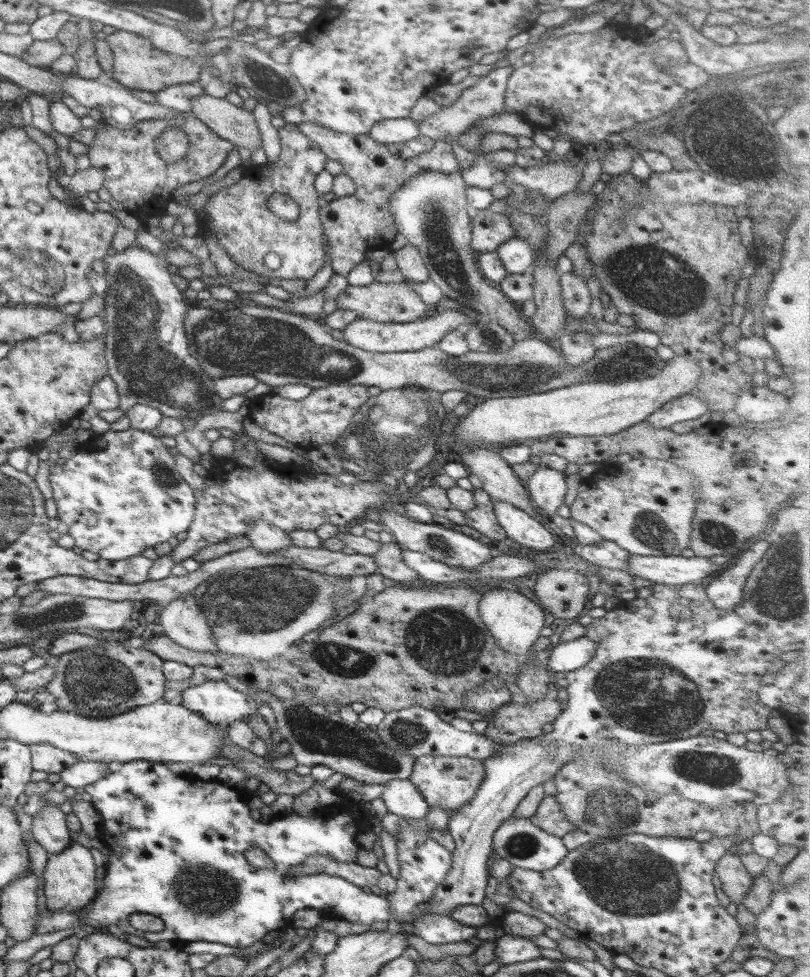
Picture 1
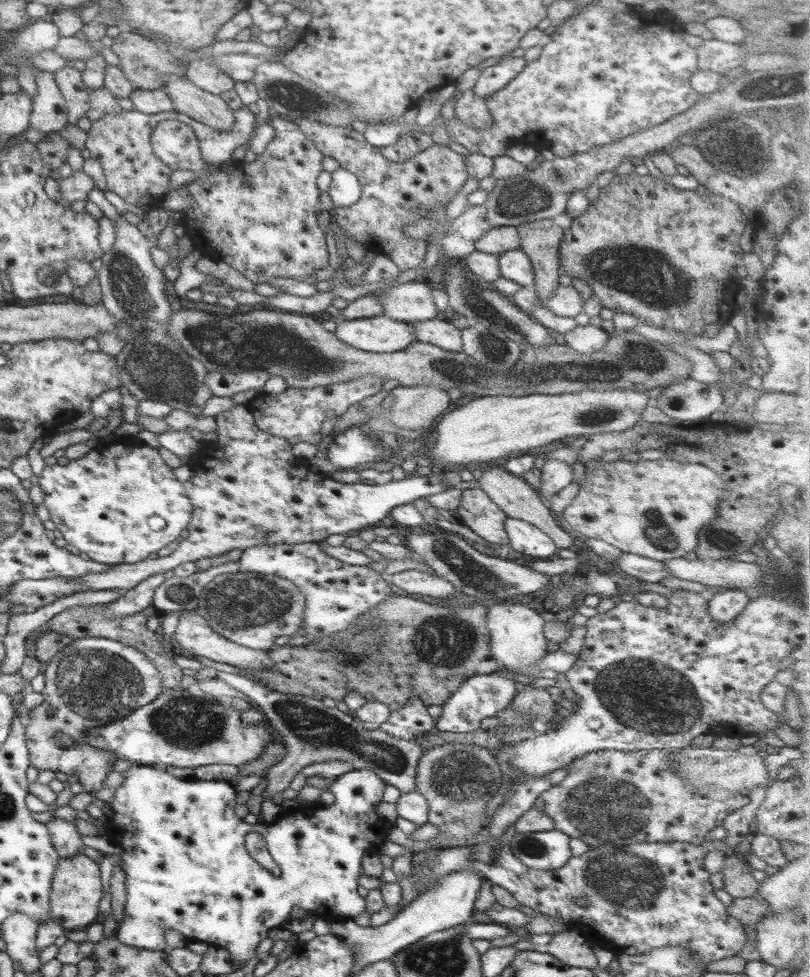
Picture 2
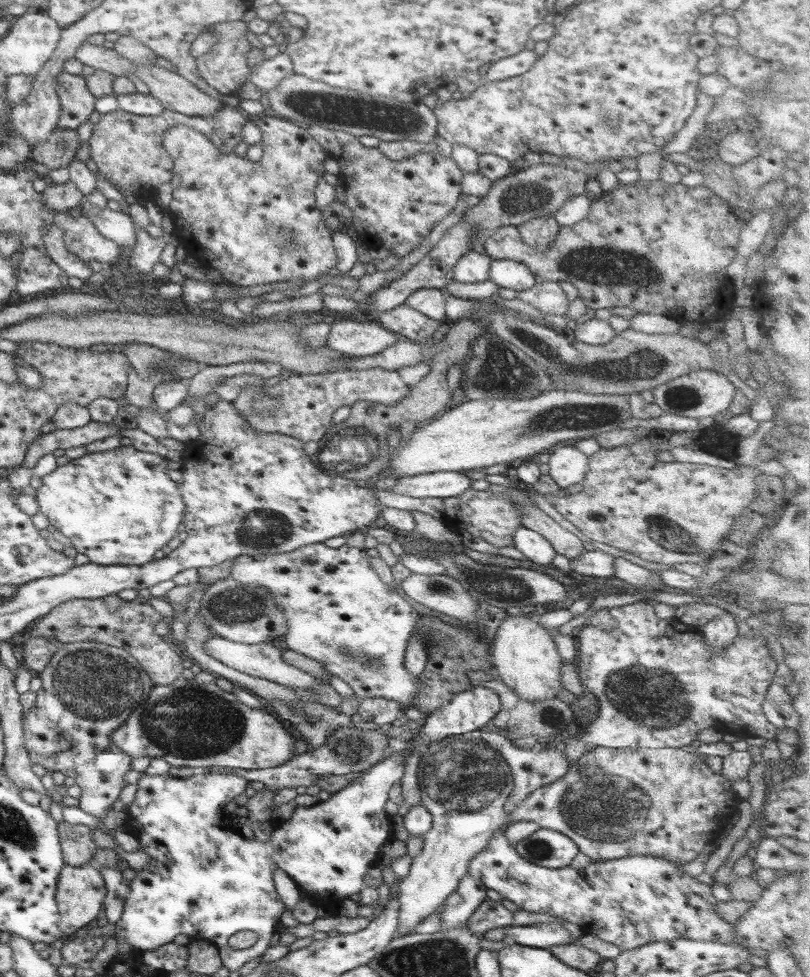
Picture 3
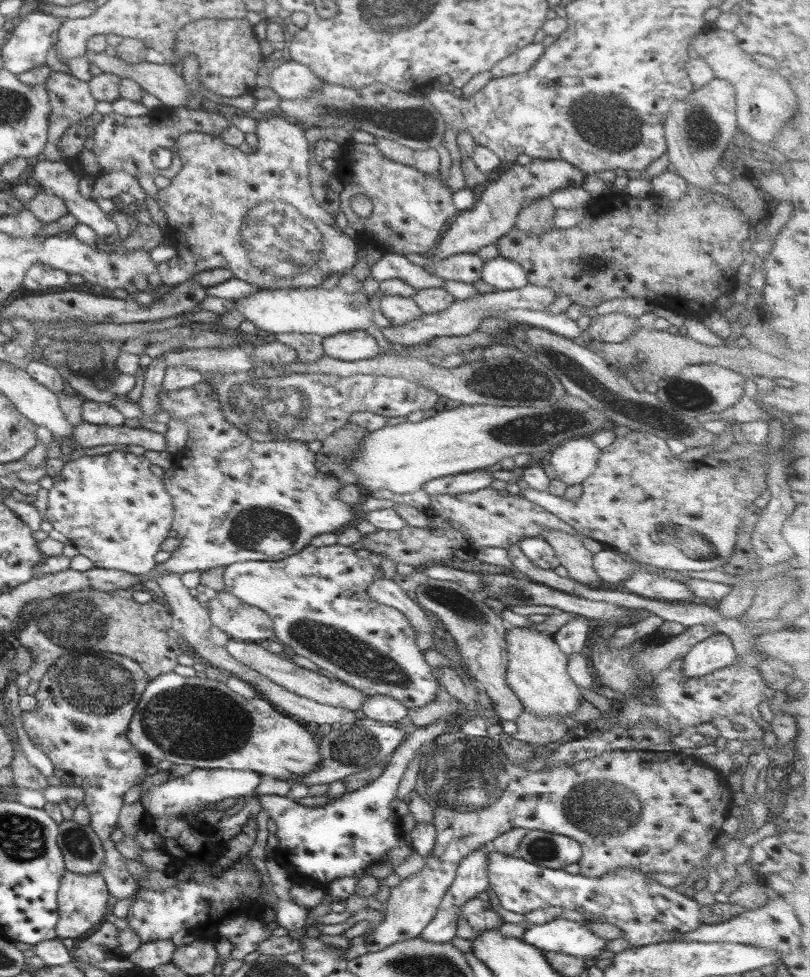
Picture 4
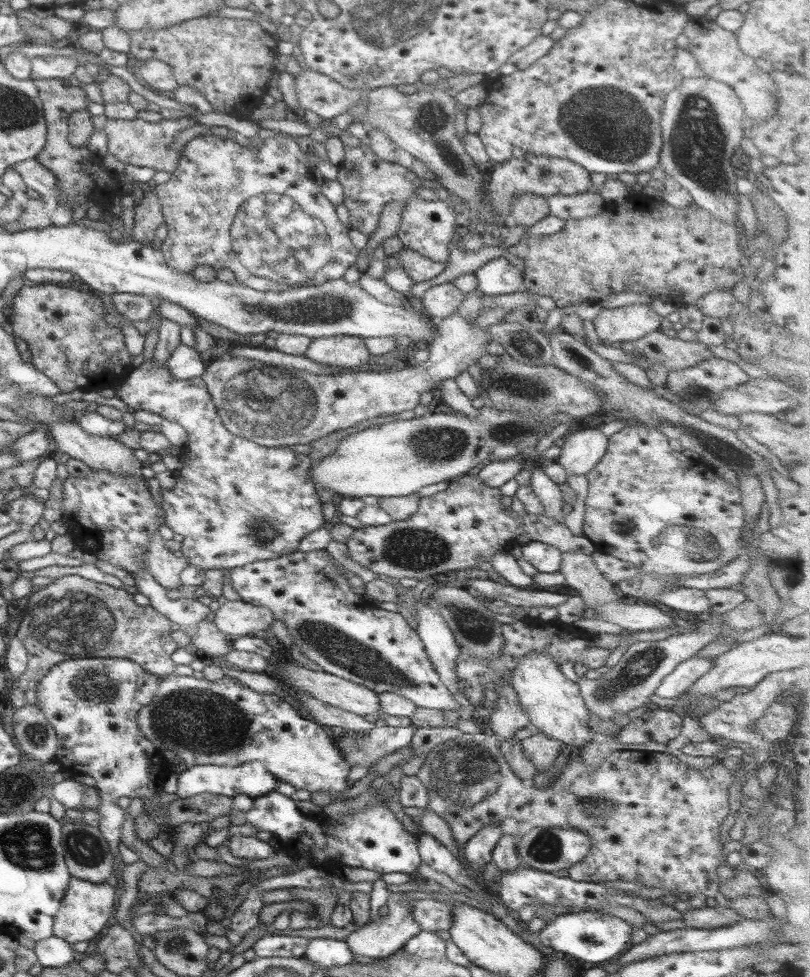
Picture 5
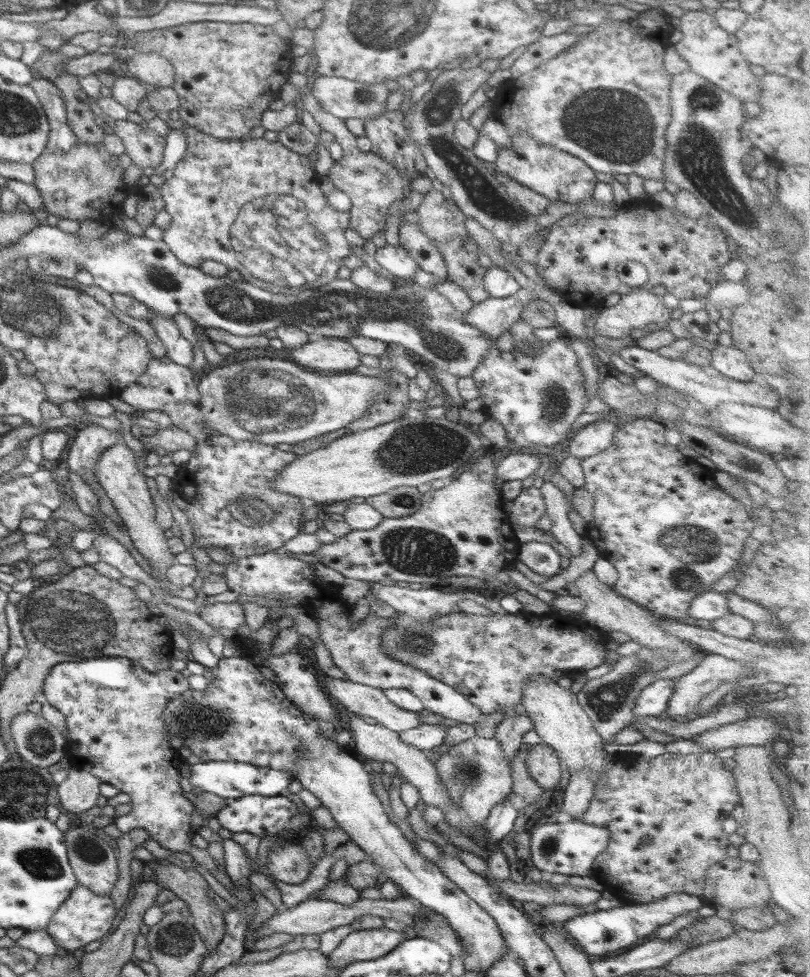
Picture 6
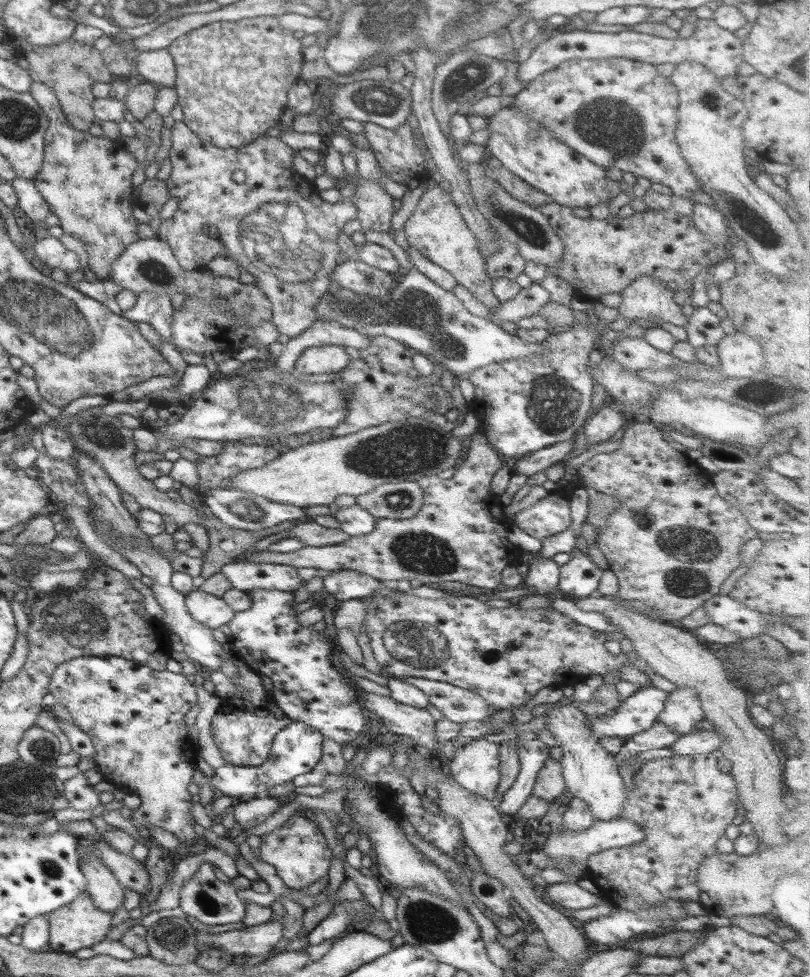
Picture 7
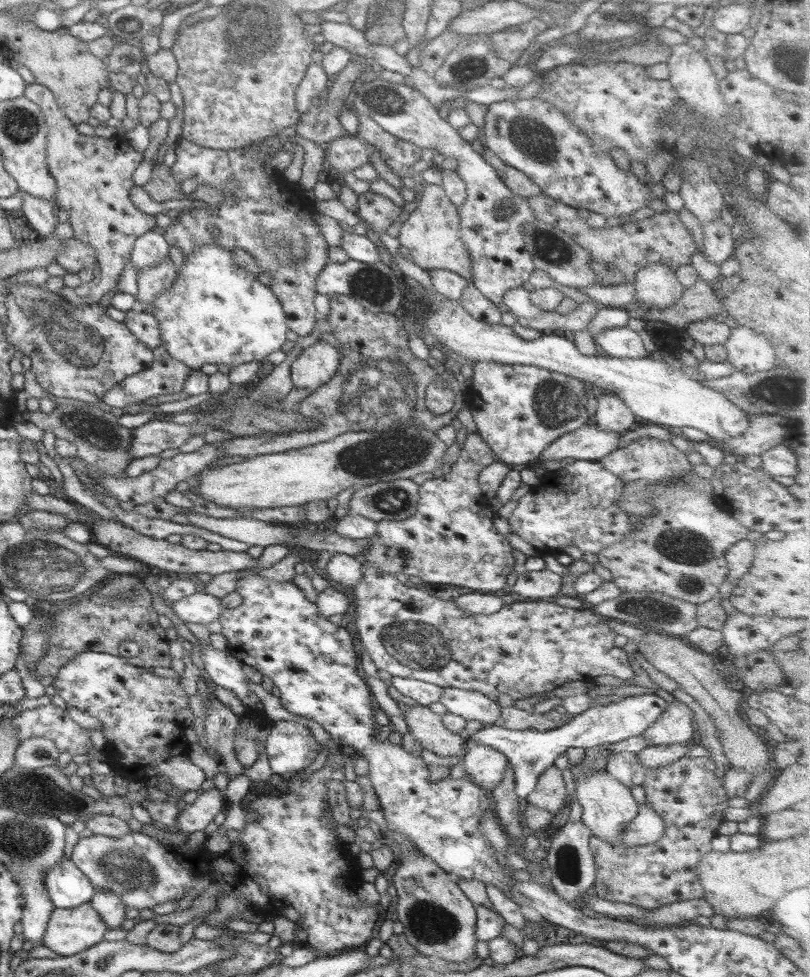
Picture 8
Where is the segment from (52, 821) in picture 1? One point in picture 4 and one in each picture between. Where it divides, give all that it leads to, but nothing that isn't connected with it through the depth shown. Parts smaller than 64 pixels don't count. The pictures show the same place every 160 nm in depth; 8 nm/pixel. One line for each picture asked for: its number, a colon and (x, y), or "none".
2: (64, 838)
3: (77, 848)
4: (81, 850)

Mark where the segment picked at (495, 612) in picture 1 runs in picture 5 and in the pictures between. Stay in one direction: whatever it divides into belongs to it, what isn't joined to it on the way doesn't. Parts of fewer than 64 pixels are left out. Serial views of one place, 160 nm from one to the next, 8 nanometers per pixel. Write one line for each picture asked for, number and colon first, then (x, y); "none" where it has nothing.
2: (516, 640)
3: (523, 653)
4: (536, 672)
5: (554, 707)

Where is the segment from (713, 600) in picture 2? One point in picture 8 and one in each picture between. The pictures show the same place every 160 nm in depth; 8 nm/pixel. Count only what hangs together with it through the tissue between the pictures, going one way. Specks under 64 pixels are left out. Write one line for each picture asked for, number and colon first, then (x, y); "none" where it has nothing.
3: (719, 632)
4: (714, 652)
5: (681, 678)
6: (652, 701)
7: (638, 712)
8: (529, 753)

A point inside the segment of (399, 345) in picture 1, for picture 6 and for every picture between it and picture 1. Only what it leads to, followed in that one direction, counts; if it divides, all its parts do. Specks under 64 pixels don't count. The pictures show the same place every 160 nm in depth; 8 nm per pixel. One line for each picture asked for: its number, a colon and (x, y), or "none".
2: (379, 334)
3: (355, 338)
4: (358, 345)
5: (348, 352)
6: (326, 355)

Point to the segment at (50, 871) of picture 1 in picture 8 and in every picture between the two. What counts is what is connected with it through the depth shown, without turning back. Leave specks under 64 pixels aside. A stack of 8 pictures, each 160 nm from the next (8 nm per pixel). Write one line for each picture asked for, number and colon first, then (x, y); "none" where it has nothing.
2: (75, 889)
3: (79, 893)
4: (80, 899)
5: (85, 907)
6: (84, 916)
7: (79, 924)
8: (69, 931)

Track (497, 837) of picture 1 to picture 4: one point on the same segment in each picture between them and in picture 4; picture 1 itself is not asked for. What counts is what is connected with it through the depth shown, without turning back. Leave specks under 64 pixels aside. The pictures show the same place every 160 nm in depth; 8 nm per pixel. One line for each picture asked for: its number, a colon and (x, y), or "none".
2: (548, 850)
3: (546, 848)
4: (553, 851)

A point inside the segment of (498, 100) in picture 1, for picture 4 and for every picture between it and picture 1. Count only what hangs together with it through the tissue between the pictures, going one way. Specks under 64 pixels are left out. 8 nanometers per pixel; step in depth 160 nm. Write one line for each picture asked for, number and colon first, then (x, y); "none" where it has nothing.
2: (492, 78)
3: (514, 65)
4: (519, 62)

